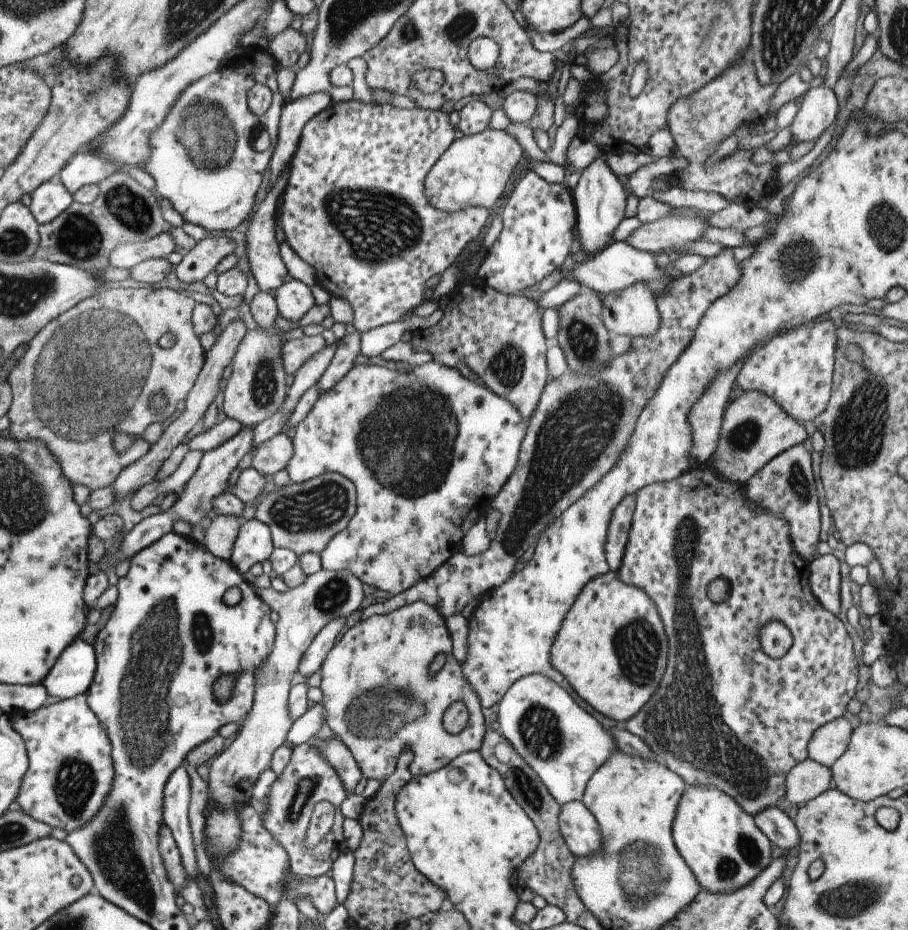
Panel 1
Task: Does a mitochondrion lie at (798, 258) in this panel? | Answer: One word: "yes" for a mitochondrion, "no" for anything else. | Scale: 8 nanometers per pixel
yes

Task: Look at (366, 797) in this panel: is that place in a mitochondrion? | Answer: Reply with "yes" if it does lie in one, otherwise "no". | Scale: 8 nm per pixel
no

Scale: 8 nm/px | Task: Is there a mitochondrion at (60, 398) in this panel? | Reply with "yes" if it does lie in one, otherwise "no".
yes

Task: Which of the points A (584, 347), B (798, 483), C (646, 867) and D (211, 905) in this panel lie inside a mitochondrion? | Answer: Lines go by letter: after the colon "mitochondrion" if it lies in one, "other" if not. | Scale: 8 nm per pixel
A: mitochondrion
B: mitochondrion
C: mitochondrion
D: other

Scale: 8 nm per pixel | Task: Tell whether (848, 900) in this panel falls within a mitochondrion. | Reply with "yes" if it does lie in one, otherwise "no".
yes

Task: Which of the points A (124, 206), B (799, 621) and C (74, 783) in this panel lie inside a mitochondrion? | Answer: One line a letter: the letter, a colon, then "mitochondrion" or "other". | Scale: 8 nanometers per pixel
A: mitochondrion
B: other
C: mitochondrion

